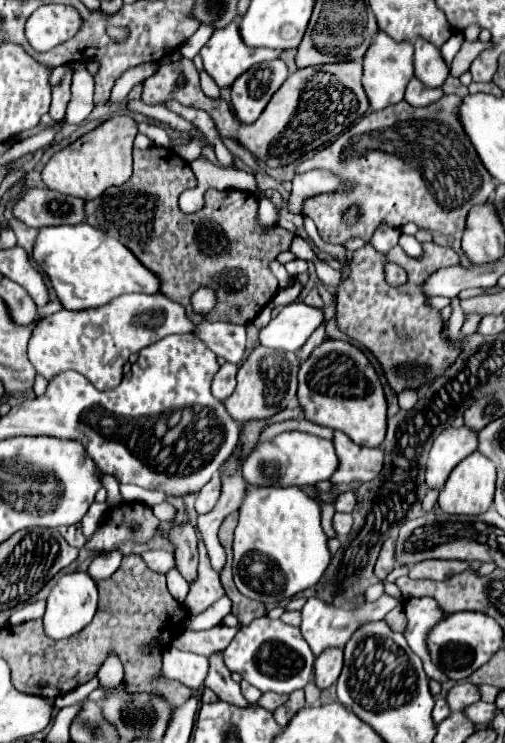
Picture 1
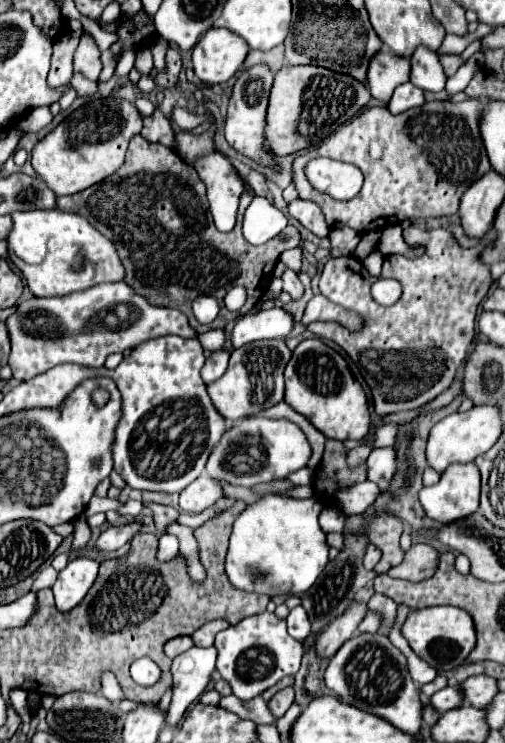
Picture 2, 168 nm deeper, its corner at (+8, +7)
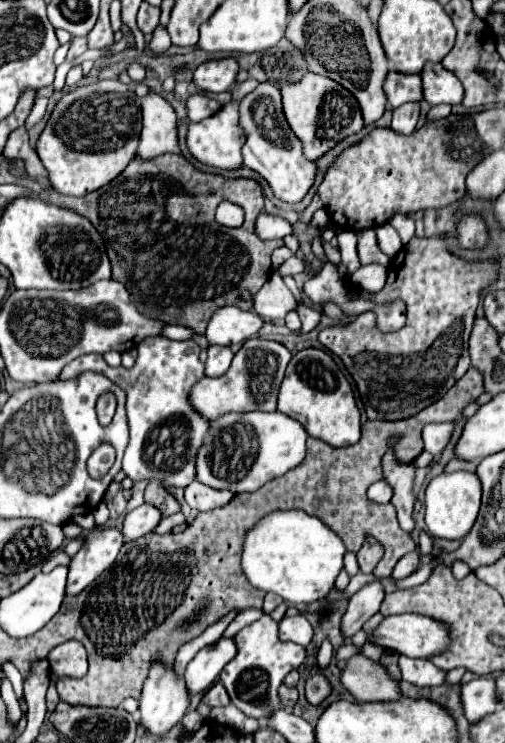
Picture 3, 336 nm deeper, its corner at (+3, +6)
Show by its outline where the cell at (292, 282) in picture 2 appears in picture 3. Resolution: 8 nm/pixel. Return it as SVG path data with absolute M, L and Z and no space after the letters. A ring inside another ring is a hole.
M299 306L297 308L297 314L301 318L301 330L299 330L299 334L311 332L321 322L321 312L319 310L313 310L309 306Z

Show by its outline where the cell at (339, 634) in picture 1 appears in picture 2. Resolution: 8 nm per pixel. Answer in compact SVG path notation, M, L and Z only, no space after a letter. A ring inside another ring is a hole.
M298 605L290 611L288 615L288 633L298 639L298 641L304 641L308 635L310 635L310 621L308 621L308 615L304 613L304 607Z

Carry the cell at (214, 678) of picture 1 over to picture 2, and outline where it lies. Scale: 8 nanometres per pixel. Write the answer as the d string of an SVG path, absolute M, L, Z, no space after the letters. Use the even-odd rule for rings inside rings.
M222 695L220 697L220 707L236 713L242 719L250 719L250 721L254 721L258 725L274 721L274 717L268 711L268 705L266 705L266 701L262 697L254 697L252 701L240 701L234 695Z

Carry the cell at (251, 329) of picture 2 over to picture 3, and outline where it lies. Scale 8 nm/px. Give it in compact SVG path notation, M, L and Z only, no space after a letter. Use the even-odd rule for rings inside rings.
M223 306L211 316L205 336L209 344L237 346L243 344L247 338L255 336L261 326L263 320L255 312L247 312L237 306Z

